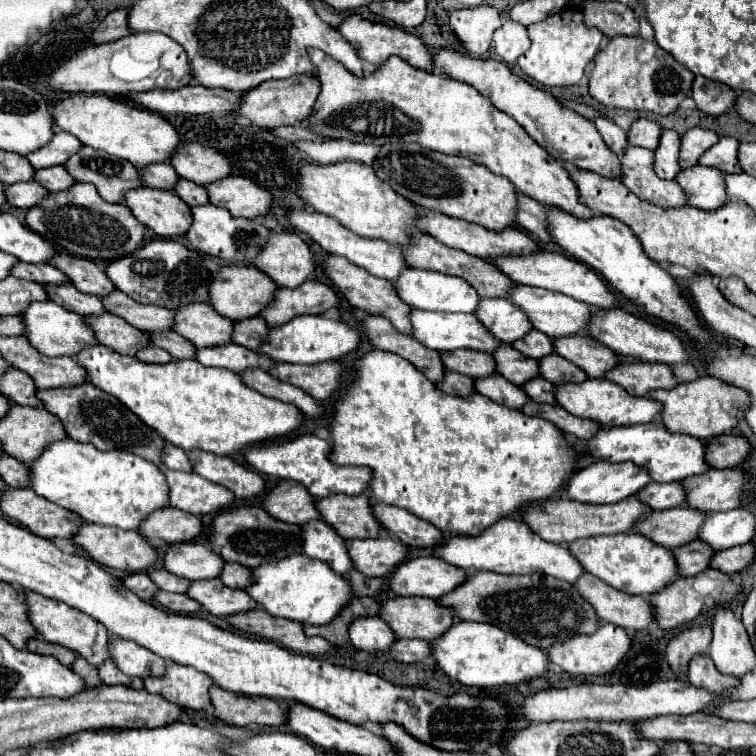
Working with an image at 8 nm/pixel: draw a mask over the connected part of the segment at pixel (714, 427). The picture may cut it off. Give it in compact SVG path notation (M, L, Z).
M698 377L690 383L680 383L670 391L650 391L650 399L662 403L662 425L670 433L682 433L690 437L698 437L702 441L730 433L742 419L742 411L748 403L748 397L744 391L738 391L736 387L730 387L714 377Z

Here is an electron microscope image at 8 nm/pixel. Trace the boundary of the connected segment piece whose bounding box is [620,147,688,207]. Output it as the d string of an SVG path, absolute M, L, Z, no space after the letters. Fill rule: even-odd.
M628 147L628 151L624 151L624 155L620 157L622 163L622 183L640 199L652 203L652 205L660 205L660 207L684 207L688 205L686 193L680 189L680 185L676 181L664 181L658 179L658 175L654 173L654 151L650 149L642 149L642 147Z

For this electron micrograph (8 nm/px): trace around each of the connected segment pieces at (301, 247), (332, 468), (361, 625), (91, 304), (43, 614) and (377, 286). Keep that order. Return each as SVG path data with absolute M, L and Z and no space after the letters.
M272 233L256 255L256 259L252 261L252 265L264 271L278 287L298 287L300 283L312 279L312 273L316 269L310 247L296 233Z
M298 435L294 439L248 447L244 451L244 459L258 473L302 483L308 489L308 493L316 499L328 497L334 493L360 495L366 489L366 483L370 483L370 473L364 467L340 467L340 465L330 463L328 451L330 451L330 445L322 439L318 439L316 435Z
M360 617L350 623L350 643L366 651L384 651L394 643L394 633L380 617Z
M68 283L66 285L44 285L44 289L50 301L54 299L54 303L58 303L60 307L72 313L78 313L78 315L102 315L104 313L100 297L80 293Z
M30 591L26 593L26 603L28 603L28 611L30 611L30 621L34 623L34 627L38 629L42 639L68 647L70 651L78 653L80 657L84 657L88 663L92 663L96 667L102 665L106 659L110 659L108 631L106 631L106 627L102 627L102 623L94 621L90 615L86 615L74 607L68 607L66 603L60 603L60 601L48 599L44 595L30 593Z
M326 255L322 261L322 271L334 283L334 287L348 299L348 303L352 307L362 309L370 315L386 317L394 325L394 329L410 335L410 319L406 319L406 311L410 307L406 307L406 303L398 301L398 295L394 295L394 287L390 287L390 281L368 275L368 271L362 271L362 267L354 267L354 263L350 263L348 259L342 259L338 255Z

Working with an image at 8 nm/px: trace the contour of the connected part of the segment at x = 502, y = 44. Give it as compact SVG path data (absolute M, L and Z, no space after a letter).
M504 21L504 25L494 33L492 49L504 63L516 63L526 47L530 47L530 37L526 35L526 27L522 27L520 23Z

